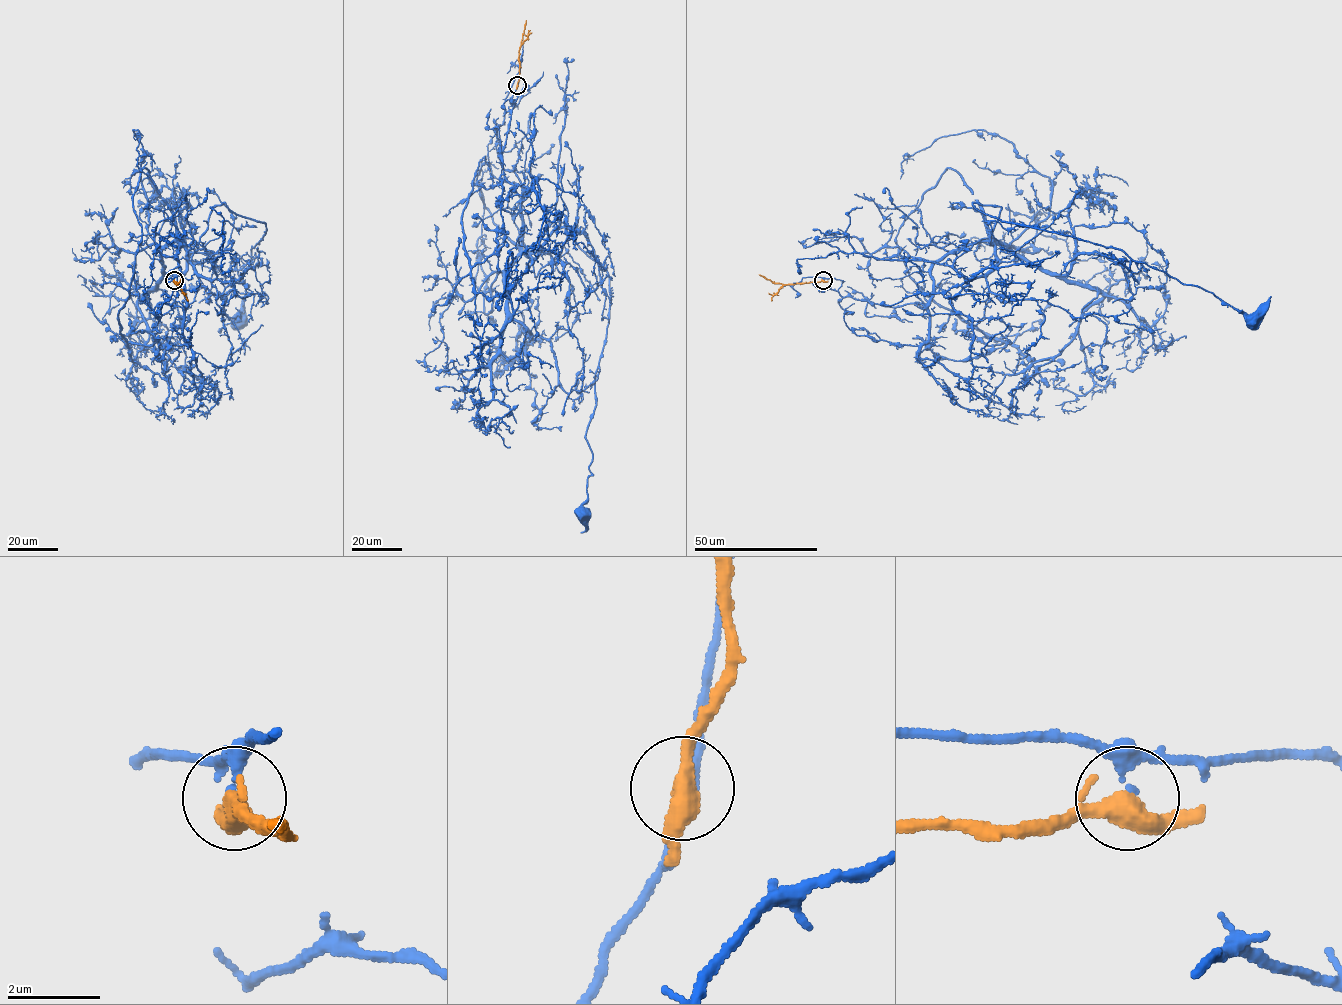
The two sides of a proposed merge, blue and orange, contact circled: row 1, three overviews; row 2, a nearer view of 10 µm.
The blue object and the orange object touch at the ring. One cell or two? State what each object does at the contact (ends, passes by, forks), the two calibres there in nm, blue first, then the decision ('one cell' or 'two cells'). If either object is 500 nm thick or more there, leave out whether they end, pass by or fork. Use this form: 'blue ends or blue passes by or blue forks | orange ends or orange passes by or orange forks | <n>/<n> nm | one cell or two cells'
blue passes by | orange forks | 200/340 nm | two cells

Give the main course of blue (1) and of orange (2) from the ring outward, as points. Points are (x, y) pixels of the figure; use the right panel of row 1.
1: (824, 280), (926, 306), (935, 264), (992, 244), (1001, 207), (976, 203), (1118, 248), (1253, 320)
2: (824, 280), (782, 284), (773, 283), (759, 274)

